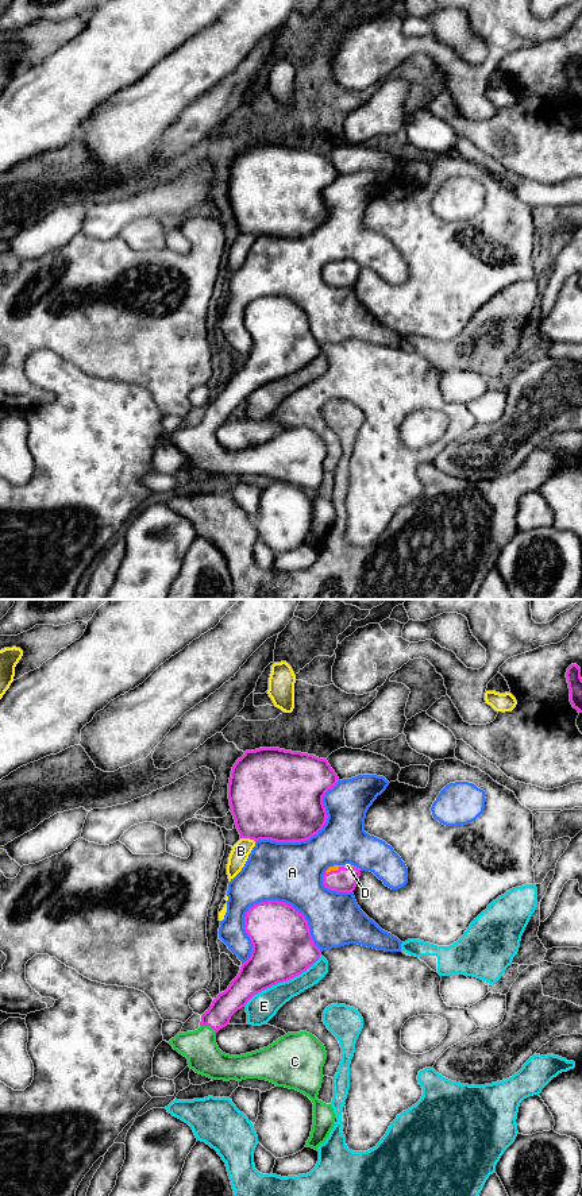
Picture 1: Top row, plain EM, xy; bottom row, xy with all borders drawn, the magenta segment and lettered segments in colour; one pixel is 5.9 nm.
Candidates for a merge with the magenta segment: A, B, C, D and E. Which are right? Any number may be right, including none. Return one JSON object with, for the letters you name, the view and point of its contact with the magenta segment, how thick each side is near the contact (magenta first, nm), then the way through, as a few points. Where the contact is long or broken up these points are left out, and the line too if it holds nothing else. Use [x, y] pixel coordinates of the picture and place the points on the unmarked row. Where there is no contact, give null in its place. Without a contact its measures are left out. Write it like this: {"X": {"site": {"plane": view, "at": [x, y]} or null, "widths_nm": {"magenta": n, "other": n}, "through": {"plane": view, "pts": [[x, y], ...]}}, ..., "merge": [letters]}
{"C": {"site": {"plane": "xy", "at": [208, 420]}, "widths_nm": {"magenta": 150, "other": 200}, "through": {"plane": "xy", "pts": [[236, 390], [208, 420], [204, 432], [204, 452]]}}, "D": {"site": {"plane": "xy", "at": [342, 262]}, "widths_nm": {"magenta": 140, "other": 30}}, "merge": ["C", "D"]}

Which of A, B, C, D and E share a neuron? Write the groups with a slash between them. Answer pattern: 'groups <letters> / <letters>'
groups A / B / C D / E

